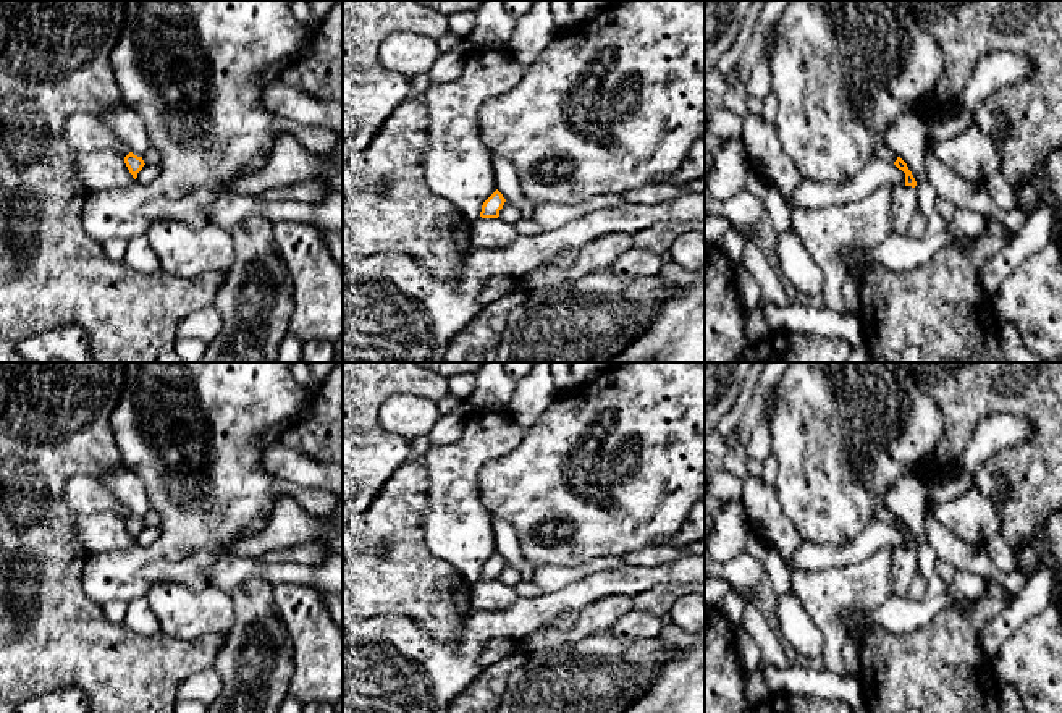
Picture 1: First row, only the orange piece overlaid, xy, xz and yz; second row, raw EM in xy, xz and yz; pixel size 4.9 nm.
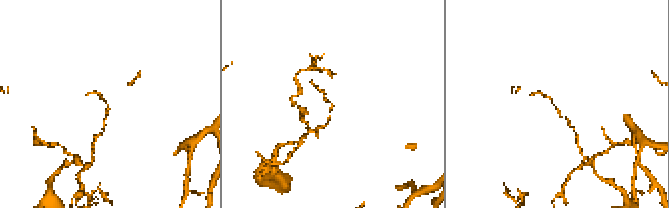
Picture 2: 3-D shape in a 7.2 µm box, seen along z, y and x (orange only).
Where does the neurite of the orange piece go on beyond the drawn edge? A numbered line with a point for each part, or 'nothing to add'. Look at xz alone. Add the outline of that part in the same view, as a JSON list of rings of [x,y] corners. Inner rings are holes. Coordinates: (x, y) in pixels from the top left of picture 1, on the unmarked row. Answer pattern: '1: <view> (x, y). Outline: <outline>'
nothing to add

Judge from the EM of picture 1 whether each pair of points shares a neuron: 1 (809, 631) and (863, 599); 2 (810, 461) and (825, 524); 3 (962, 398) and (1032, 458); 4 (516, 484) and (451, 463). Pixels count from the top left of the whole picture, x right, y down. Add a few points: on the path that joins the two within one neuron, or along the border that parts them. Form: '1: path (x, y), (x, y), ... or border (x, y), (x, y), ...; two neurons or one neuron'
1: border (794, 595), (823, 636), (821, 655); two neurons
2: path (825, 477), (825, 508); one neuron
3: path (991, 398), (1017, 398), (1040, 421), (1040, 429); one neuron
4: border (511, 450), (480, 471), (479, 500), (487, 510); two neurons

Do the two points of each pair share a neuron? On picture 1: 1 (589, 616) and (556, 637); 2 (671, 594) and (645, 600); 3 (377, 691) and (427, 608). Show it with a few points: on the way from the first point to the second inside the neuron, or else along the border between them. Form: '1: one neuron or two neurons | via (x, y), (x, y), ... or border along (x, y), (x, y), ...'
1: one neuron | via (582, 624), (571, 636), (564, 636)
2: one neuron | via (665, 594), (658, 600), (652, 600)
3: two neurons | border along (382, 615), (409, 616), (443, 642), (455, 637)

